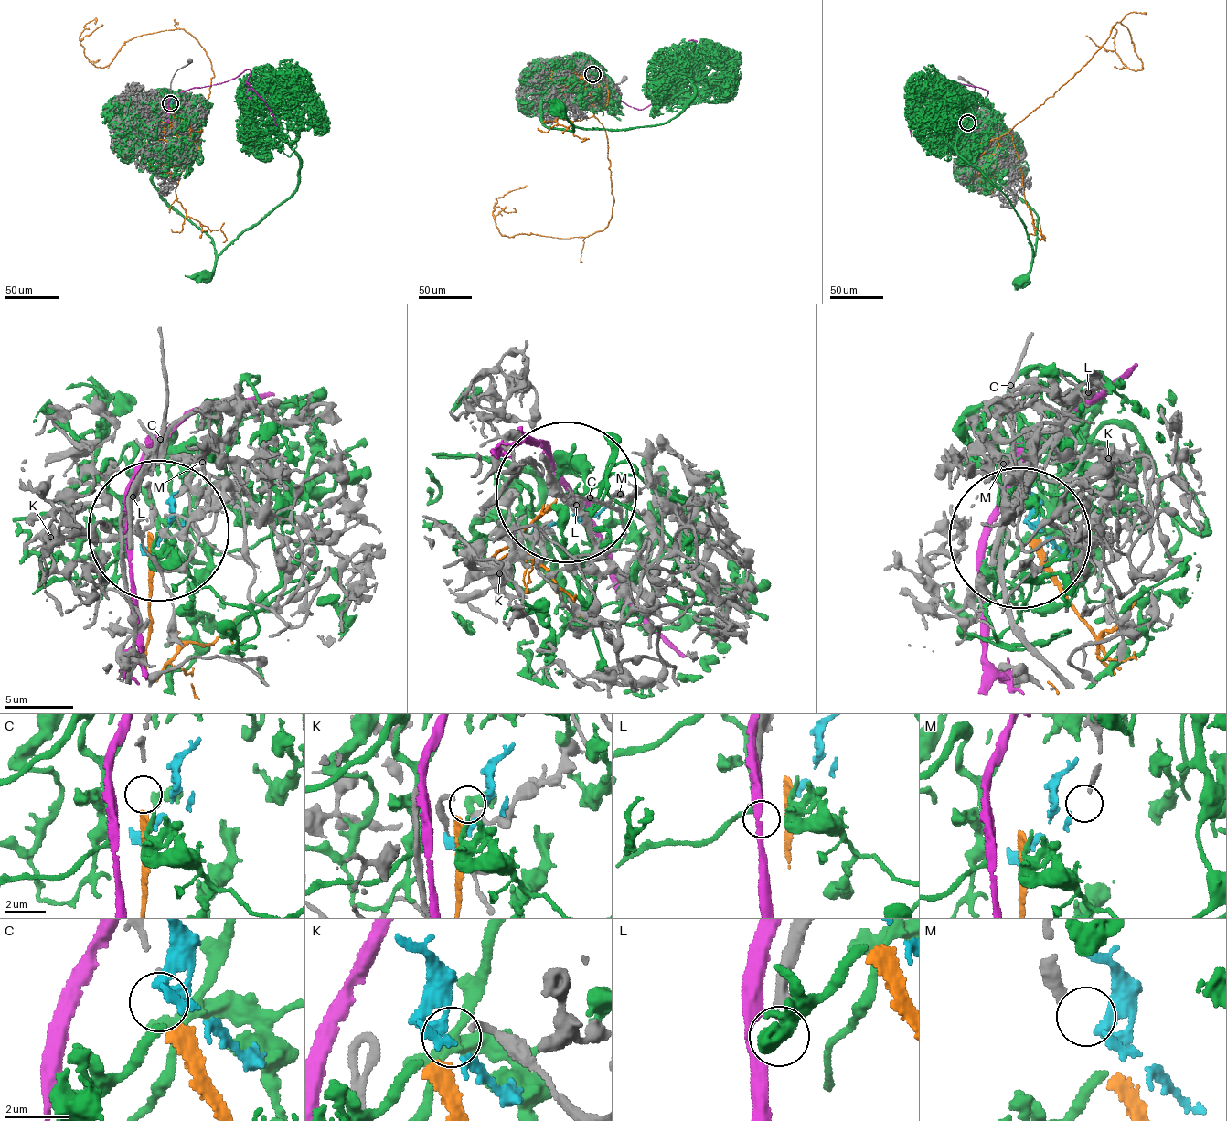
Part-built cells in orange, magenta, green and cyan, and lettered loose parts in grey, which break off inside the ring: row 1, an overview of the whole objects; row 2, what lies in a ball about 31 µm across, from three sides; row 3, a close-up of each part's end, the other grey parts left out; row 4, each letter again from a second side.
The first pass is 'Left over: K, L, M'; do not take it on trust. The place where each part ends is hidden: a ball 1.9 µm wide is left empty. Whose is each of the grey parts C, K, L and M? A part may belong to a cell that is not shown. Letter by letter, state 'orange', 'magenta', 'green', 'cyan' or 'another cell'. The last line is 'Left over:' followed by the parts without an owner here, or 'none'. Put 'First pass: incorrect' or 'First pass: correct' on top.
First pass: incorrect
C: orange
K: another cell
L: another cell
M: cyan
Left over: K, L

